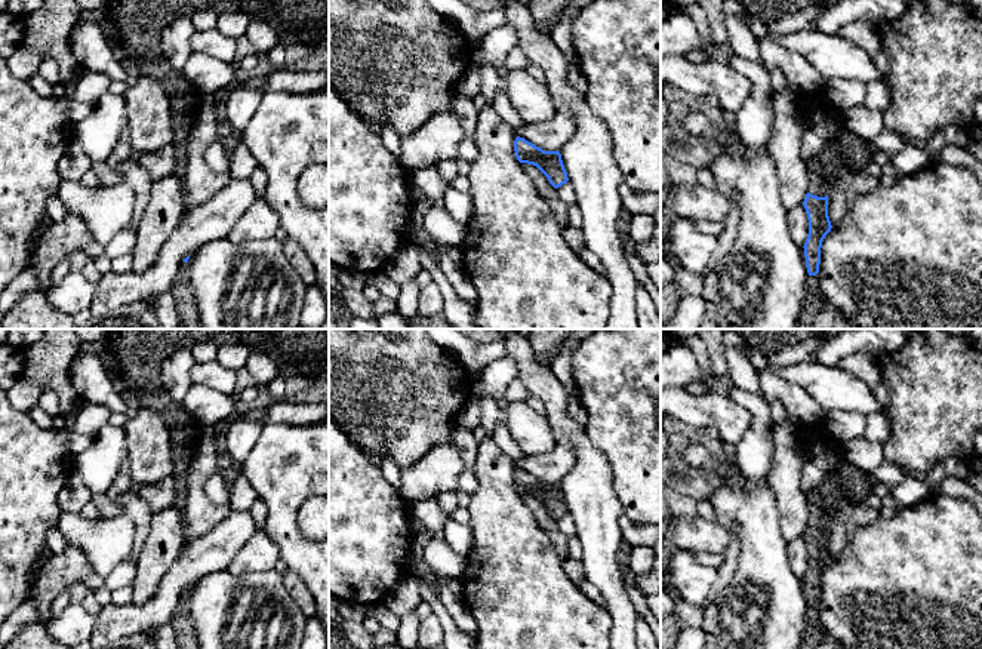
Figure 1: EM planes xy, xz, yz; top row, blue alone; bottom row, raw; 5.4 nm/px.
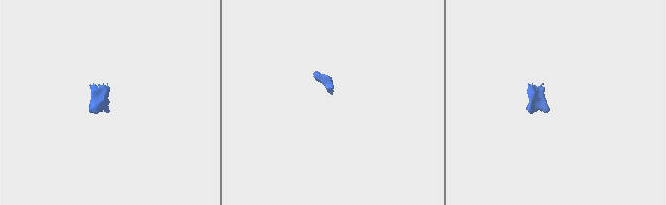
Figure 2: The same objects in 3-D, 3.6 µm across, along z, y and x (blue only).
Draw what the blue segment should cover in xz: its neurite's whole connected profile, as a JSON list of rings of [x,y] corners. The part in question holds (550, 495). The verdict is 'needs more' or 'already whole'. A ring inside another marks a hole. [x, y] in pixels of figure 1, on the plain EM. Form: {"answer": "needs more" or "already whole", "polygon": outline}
{"answer": "already whole", "polygon": [[[520,468],[514,473],[514,483],[520,495],[536,498],[554,520],[558,520],[569,513],[558,483],[544,483]]]}

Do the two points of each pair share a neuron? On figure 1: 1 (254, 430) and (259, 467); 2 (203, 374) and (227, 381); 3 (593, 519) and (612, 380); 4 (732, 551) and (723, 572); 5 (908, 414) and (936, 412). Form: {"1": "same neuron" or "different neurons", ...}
{"1": "different neurons", "2": "same neuron", "3": "different neurons", "4": "same neuron", "5": "same neuron"}

